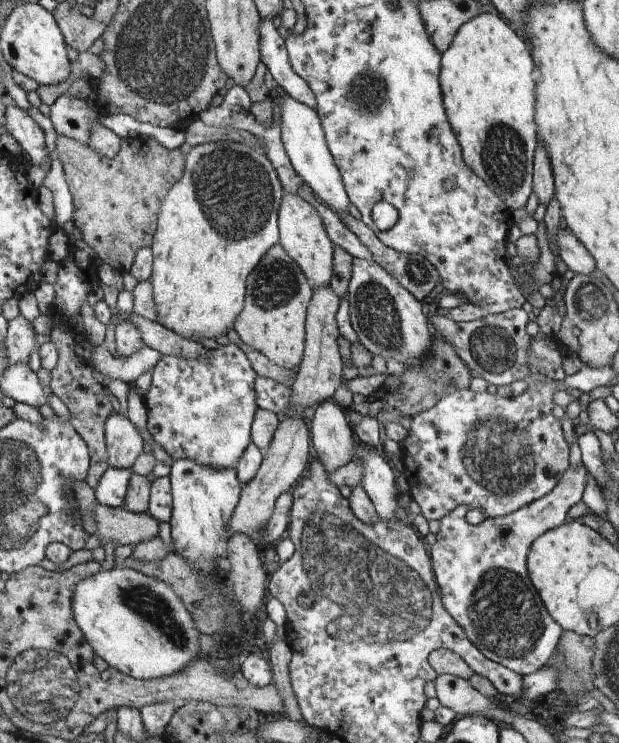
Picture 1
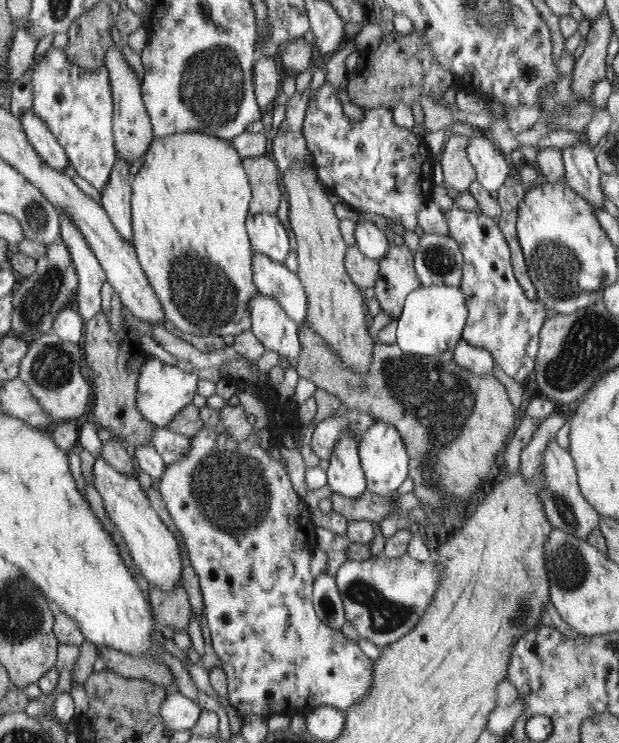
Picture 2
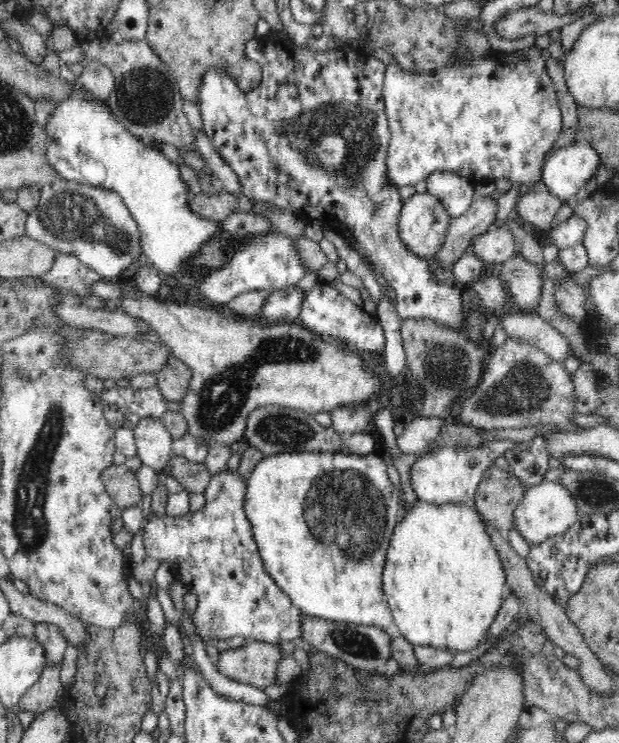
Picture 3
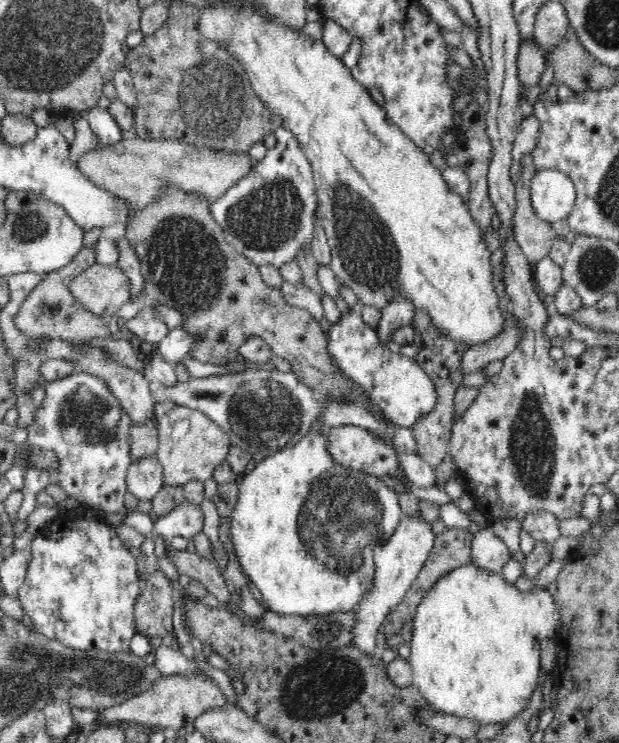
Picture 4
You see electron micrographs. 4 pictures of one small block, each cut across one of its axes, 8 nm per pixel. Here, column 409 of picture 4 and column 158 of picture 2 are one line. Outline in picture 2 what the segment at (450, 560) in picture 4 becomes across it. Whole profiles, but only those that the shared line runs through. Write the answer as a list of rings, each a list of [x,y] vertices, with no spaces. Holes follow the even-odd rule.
[[[178,582],[178,588],[172,596],[168,596],[168,592],[162,592],[156,586],[150,585],[149,598],[152,599],[156,620],[162,627],[172,628],[175,633],[180,630],[188,630],[192,610],[190,610],[188,596],[184,592],[182,582]]]

